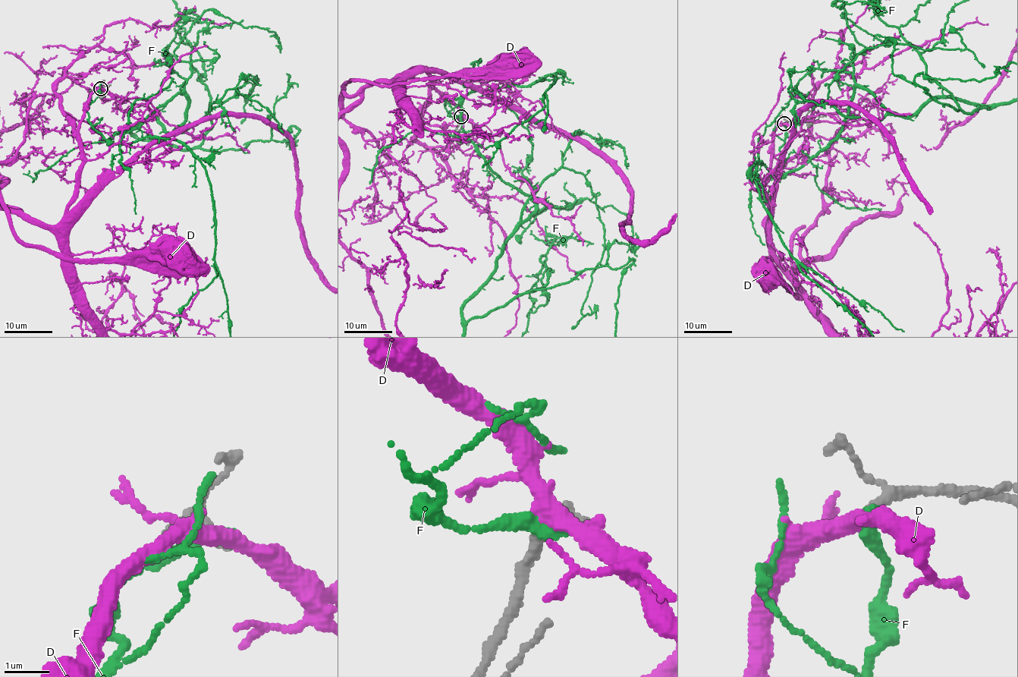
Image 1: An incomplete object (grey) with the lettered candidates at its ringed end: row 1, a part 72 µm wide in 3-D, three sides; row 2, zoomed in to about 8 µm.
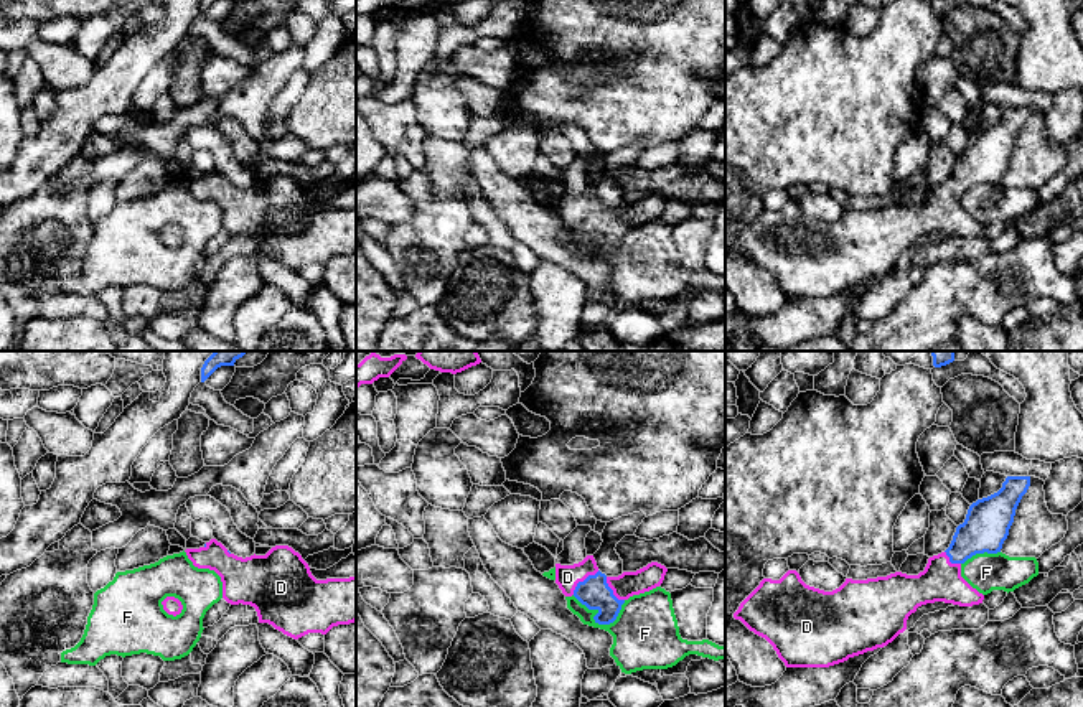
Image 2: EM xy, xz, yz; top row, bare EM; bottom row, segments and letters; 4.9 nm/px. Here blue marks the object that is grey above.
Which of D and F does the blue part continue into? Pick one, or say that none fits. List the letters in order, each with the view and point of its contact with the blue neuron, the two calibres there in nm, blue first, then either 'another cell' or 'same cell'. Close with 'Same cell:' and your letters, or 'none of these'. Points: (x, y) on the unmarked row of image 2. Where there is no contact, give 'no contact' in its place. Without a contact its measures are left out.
D: xz (584, 211) | 160/120 nm | same cell
F: xz (597, 252) | 160/320 nm | another cell
Same cell: D

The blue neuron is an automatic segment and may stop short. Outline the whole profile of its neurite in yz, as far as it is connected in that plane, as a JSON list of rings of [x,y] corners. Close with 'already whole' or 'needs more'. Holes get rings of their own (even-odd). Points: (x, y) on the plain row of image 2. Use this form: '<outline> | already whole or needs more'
[[[1007,107],[1002,119],[973,133],[956,158],[949,178],[928,190],[923,203],[852,211],[824,222],[806,216],[796,201],[780,211],[763,209],[734,244],[750,262],[765,269],[786,298],[829,298],[849,288],[884,279],[907,260],[907,250],[918,237],[935,232],[959,237],[979,236],[984,226],[961,208],[961,196],[976,185],[997,185],[1009,166],[1015,140],[1030,117],[1030,107]]] | needs more

